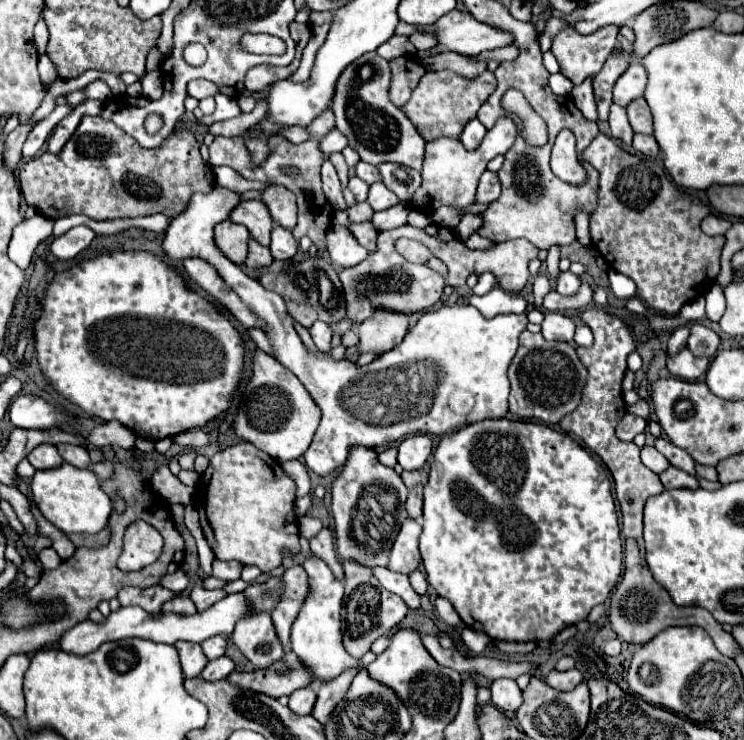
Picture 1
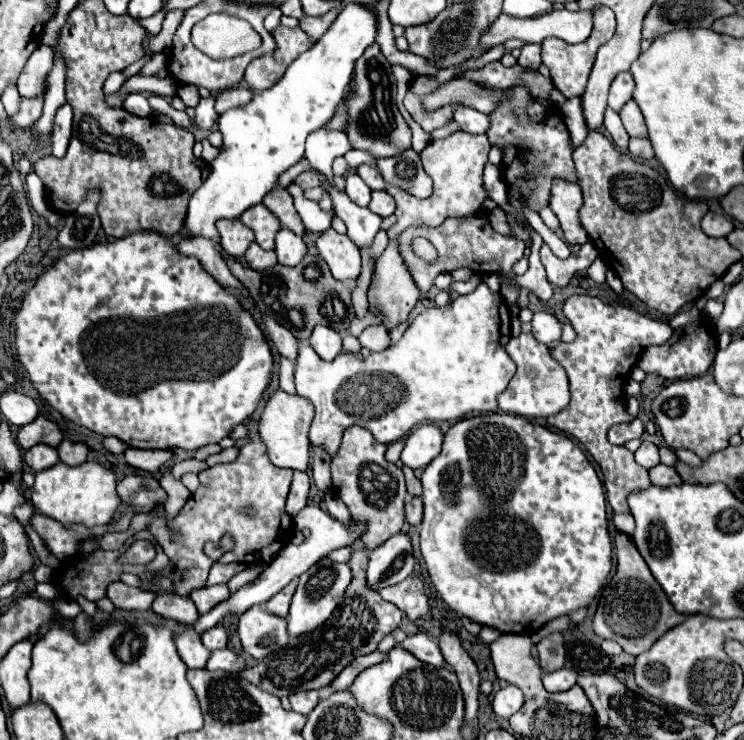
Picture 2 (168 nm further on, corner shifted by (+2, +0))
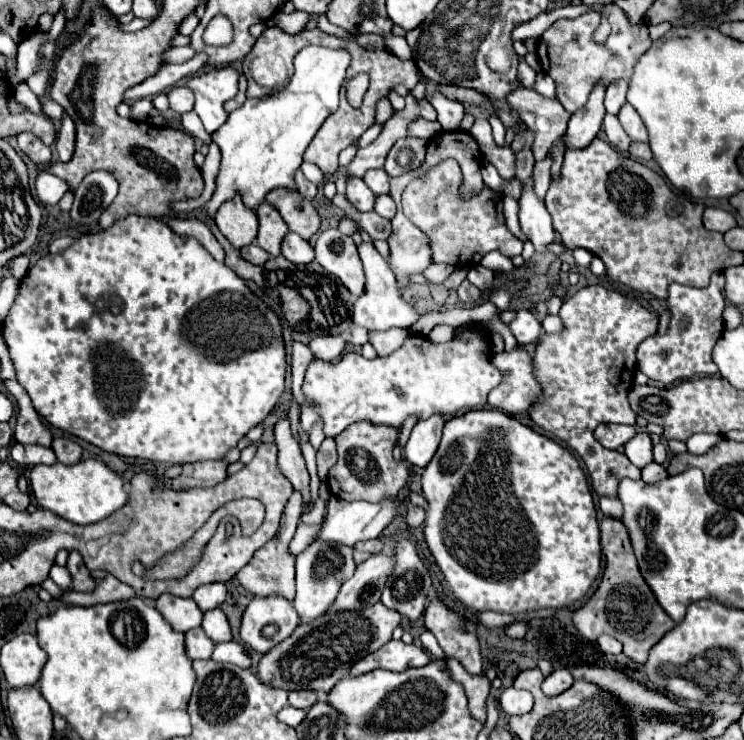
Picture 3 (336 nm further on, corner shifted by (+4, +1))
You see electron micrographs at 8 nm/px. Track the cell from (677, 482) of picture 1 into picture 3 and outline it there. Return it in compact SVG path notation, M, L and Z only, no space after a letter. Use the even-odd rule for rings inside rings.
M650 462L648 466L642 468L642 480L648 482L648 484L654 484L658 480L664 480L668 476L666 468L662 464L656 464L656 462Z

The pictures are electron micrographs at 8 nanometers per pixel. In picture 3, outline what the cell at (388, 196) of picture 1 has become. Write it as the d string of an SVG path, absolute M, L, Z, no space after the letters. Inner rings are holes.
M382 194L382 196L376 198L374 210L376 210L380 216L384 216L384 218L392 218L394 212L396 212L396 204L394 204L394 200L392 200L388 194Z

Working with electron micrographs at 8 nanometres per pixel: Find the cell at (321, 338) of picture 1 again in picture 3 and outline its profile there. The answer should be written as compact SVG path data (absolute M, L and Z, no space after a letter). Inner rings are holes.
M316 336L316 338L312 338L312 342L308 346L310 346L314 358L332 362L346 348L346 340L342 336Z

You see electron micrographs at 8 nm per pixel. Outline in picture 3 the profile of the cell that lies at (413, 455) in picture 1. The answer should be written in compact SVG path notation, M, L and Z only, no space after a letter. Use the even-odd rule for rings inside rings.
M438 414L430 416L428 420L420 420L412 428L410 440L404 446L406 462L410 462L412 466L424 468L438 450L440 436L442 436L442 426L444 426L444 420Z

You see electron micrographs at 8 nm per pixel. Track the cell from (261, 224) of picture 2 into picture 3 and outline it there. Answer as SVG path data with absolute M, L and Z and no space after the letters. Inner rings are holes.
M266 200L260 202L260 206L256 208L256 216L258 216L258 222L260 222L258 236L256 236L258 246L264 248L274 258L280 256L280 244L282 244L282 238L286 236L286 232L288 232L286 222L278 214L278 210L272 204L268 204Z

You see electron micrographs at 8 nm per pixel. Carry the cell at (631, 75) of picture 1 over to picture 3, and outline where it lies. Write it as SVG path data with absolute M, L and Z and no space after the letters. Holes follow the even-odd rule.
M606 4L602 12L588 10L582 16L574 20L556 20L540 38L538 38L538 58L542 62L542 70L552 76L558 90L558 100L566 108L566 112L576 112L586 104L586 98L592 90L592 86L598 80L606 80L606 112L618 114L622 104L626 102L628 82L634 70L634 64L638 58L652 46L652 40L648 38L648 26L630 26L626 20L626 14L614 6ZM602 18L606 18L612 26L610 36L606 42L594 42L594 32L600 26ZM624 78L624 80L620 80Z

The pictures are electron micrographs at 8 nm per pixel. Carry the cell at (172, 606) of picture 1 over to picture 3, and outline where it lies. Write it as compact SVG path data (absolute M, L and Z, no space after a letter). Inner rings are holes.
M162 594L154 600L154 606L176 632L188 632L192 628L198 628L204 616L202 610L196 606L196 602L192 602L192 598Z

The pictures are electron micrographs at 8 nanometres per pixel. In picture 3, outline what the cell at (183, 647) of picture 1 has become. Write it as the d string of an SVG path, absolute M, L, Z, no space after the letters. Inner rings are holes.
M202 628L186 632L186 654L190 660L208 660L212 656L214 642L204 634Z

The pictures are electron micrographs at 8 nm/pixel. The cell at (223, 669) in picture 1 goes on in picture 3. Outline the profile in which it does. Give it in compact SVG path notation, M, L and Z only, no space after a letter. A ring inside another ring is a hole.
M234 640L230 642L222 642L216 644L214 652L212 652L212 660L214 662L228 662L228 664L236 664L240 668L250 668L250 656L246 652L246 648Z

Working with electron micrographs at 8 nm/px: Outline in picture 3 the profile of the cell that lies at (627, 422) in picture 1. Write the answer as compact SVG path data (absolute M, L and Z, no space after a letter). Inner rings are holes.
M600 424L594 430L596 440L610 450L620 448L622 444L626 444L630 438L634 438L636 428L634 426L622 426L622 424Z

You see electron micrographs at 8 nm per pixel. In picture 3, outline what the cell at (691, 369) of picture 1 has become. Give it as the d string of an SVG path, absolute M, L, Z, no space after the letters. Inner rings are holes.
M716 272L706 288L690 288L672 284L668 290L668 310L672 312L670 330L666 336L646 338L636 352L638 370L644 372L650 380L662 382L664 386L692 376L714 376L718 366L712 362L712 350L716 340L722 336L724 322L722 310L726 306L724 296L724 274Z

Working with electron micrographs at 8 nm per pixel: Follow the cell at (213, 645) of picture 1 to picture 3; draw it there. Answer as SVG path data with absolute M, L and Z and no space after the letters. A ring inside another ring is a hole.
M216 608L216 610L208 610L208 612L204 614L202 630L206 632L206 636L208 636L214 644L232 640L228 620L226 620L226 616L224 616L224 612L222 612L220 608Z

